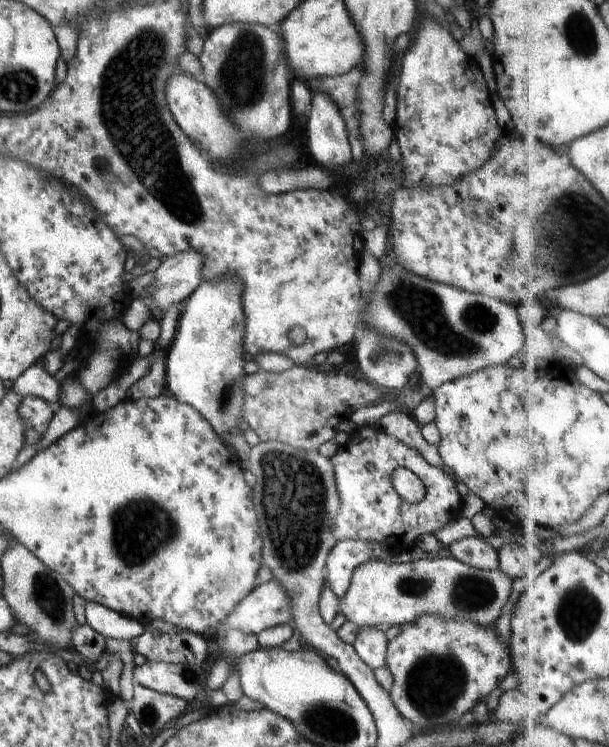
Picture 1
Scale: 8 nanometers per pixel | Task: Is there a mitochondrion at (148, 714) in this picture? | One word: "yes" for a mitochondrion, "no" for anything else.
yes

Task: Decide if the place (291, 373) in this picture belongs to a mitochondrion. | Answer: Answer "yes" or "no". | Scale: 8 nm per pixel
no

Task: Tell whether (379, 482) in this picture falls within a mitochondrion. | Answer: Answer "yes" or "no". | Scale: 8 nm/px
no

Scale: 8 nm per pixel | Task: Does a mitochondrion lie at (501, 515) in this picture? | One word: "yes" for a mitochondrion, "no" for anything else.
no

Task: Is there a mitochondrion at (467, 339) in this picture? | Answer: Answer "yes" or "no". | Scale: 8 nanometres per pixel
yes

